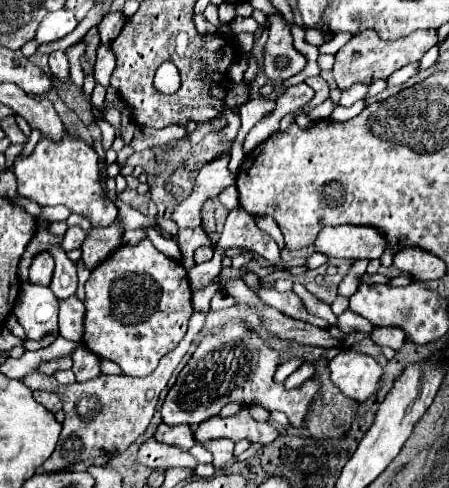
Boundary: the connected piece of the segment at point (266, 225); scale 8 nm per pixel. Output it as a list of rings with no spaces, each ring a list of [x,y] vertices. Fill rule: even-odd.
[[[256,217],[256,225],[258,225],[262,231],[266,231],[280,247],[284,247],[282,233],[280,233],[280,229],[278,229],[278,225],[276,225],[276,221],[274,221],[272,217]]]

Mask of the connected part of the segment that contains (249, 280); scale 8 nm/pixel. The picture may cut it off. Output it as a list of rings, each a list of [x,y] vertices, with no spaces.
[[[245,273],[243,280],[248,287],[257,293],[266,305],[270,305],[270,307],[282,311],[286,317],[302,320],[322,329],[328,329],[330,327],[330,324],[325,319],[314,317],[308,313],[308,311],[304,309],[304,303],[300,301],[300,297],[298,297],[294,291],[280,293],[280,291],[276,291],[275,289],[264,289],[260,287],[259,278],[253,273]]]

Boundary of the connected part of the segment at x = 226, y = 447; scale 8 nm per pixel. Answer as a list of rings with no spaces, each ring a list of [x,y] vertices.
[[[224,437],[216,439],[216,441],[208,441],[204,443],[204,447],[214,455],[214,467],[224,465],[228,459],[232,459],[232,451],[234,451],[234,443],[226,441]]]

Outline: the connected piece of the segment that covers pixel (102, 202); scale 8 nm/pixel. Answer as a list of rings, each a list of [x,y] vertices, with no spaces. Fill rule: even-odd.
[[[42,137],[28,157],[16,157],[14,175],[18,179],[18,193],[22,197],[34,199],[44,205],[66,205],[72,213],[86,217],[94,227],[106,227],[116,221],[116,205],[102,193],[98,183],[98,155],[80,137],[62,137],[60,141],[50,141]]]

